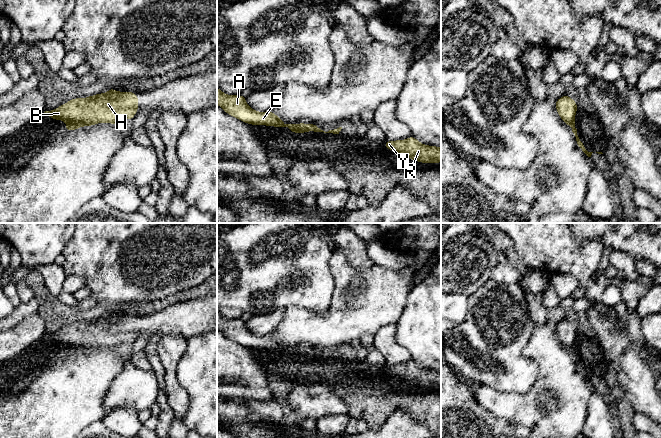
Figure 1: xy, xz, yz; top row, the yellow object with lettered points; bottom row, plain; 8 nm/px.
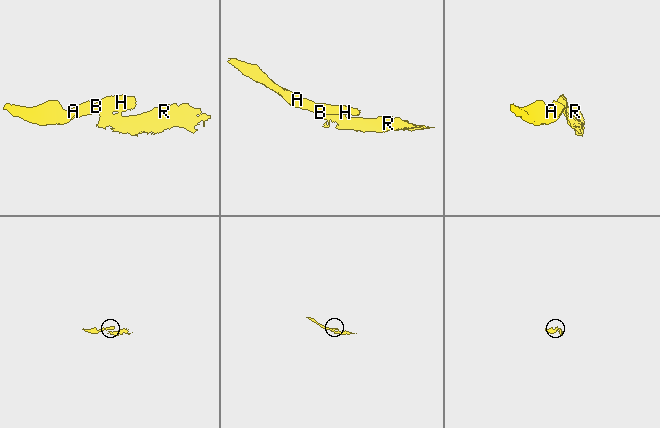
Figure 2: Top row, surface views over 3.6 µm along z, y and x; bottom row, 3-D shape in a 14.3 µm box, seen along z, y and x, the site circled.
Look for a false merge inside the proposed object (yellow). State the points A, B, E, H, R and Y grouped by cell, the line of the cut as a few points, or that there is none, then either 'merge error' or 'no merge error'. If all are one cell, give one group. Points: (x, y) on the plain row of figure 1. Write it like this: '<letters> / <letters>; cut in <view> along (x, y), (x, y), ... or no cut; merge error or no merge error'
A B E H / R Y; cut in xy along (66, 345), (86, 349); merge error

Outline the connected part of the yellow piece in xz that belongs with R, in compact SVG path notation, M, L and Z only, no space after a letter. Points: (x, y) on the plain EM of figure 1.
M413 360L405 364L386 365L384 370L417 386L441 386L441 371L424 369Z

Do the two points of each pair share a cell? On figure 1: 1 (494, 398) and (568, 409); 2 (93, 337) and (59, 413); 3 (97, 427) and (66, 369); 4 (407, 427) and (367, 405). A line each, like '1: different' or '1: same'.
1: same
2: different
3: different
4: different

